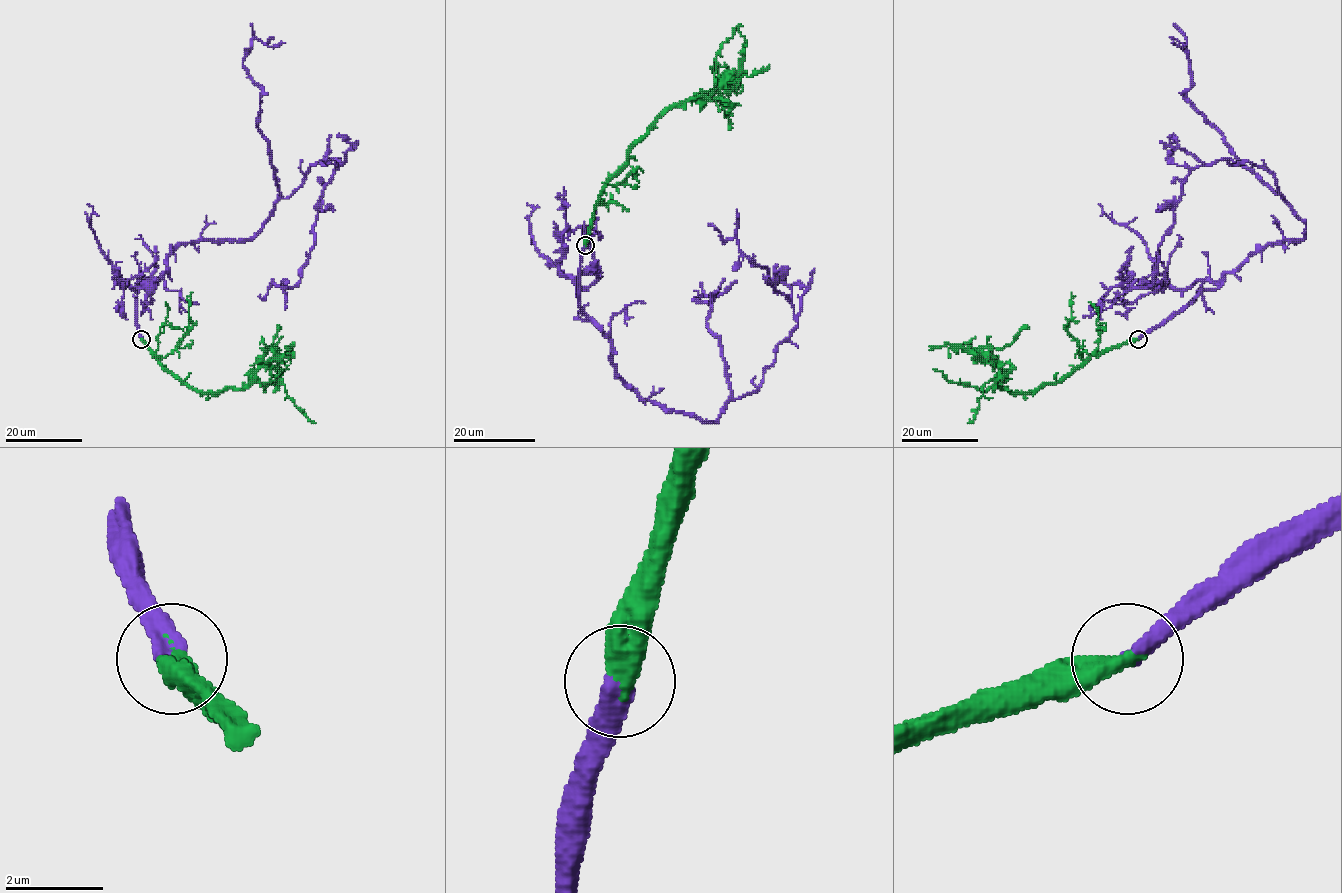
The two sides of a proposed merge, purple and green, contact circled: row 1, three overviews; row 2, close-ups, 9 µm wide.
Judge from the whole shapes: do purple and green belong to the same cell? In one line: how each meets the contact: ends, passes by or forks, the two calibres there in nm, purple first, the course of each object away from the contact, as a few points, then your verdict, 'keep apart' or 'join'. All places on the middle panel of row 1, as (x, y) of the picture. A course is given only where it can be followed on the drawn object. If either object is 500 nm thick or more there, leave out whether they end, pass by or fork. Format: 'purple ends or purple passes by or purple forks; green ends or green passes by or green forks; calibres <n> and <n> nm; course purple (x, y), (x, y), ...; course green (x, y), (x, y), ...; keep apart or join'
calibres 420 and 500 nm; course purple (584, 245), (580, 310), (617, 373), (714, 422), (760, 385), (797, 317), (708, 223); course green (584, 245), (603, 187), (628, 150), (671, 108), (713, 102), (738, 70), (746, 44), (739, 23); join

